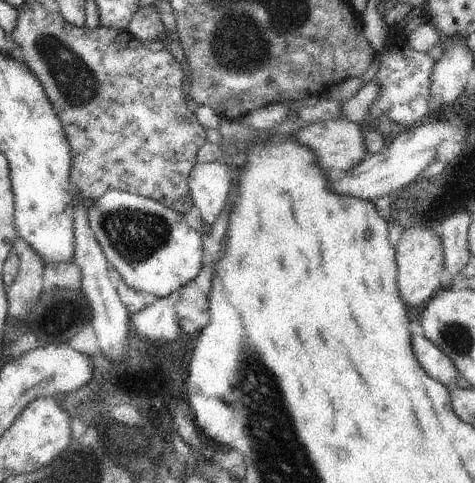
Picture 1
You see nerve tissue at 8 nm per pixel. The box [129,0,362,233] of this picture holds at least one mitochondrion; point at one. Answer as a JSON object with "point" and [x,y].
{"point":[235,57]}

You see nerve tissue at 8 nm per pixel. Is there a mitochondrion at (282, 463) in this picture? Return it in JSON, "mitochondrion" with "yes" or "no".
{"mitochondrion":"yes"}

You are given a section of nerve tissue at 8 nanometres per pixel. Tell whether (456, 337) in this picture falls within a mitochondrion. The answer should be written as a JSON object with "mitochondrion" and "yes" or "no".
{"mitochondrion":"yes"}

